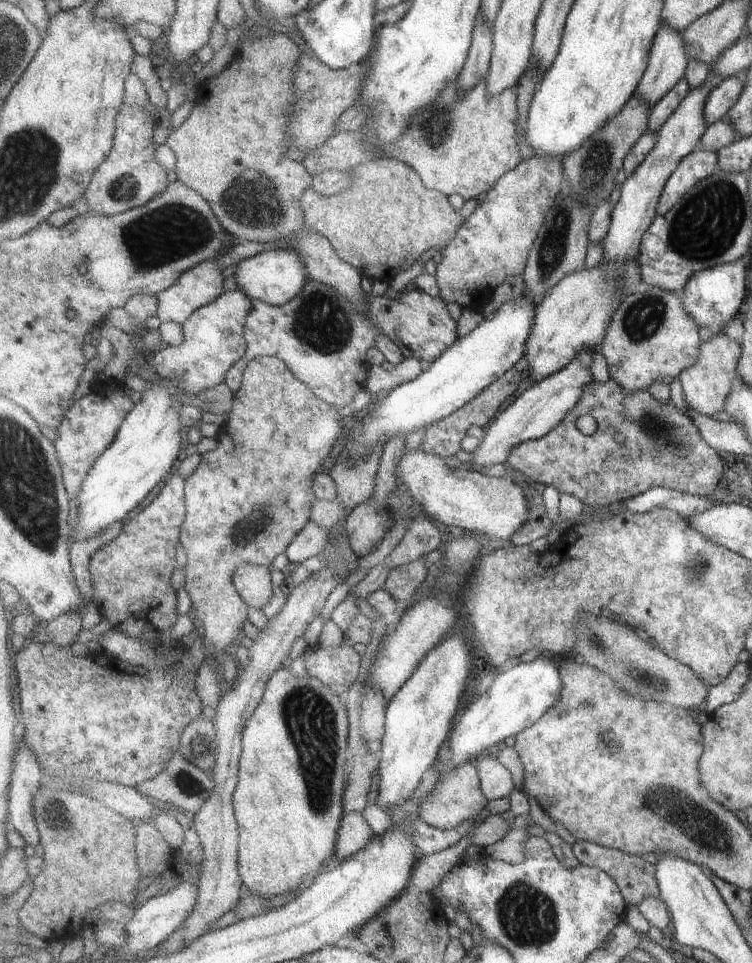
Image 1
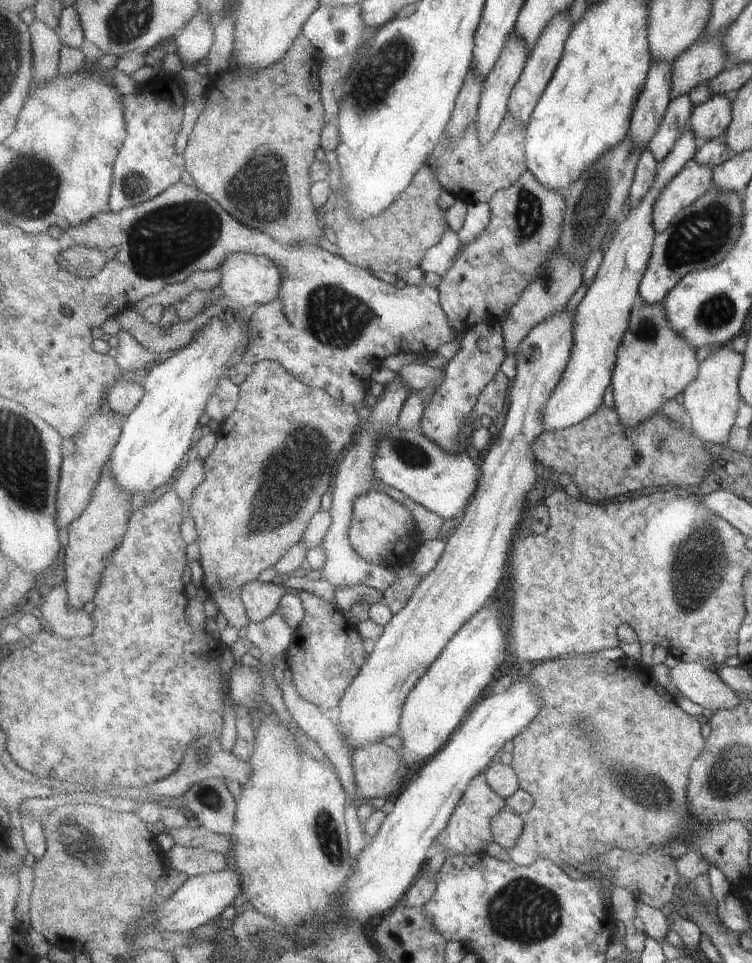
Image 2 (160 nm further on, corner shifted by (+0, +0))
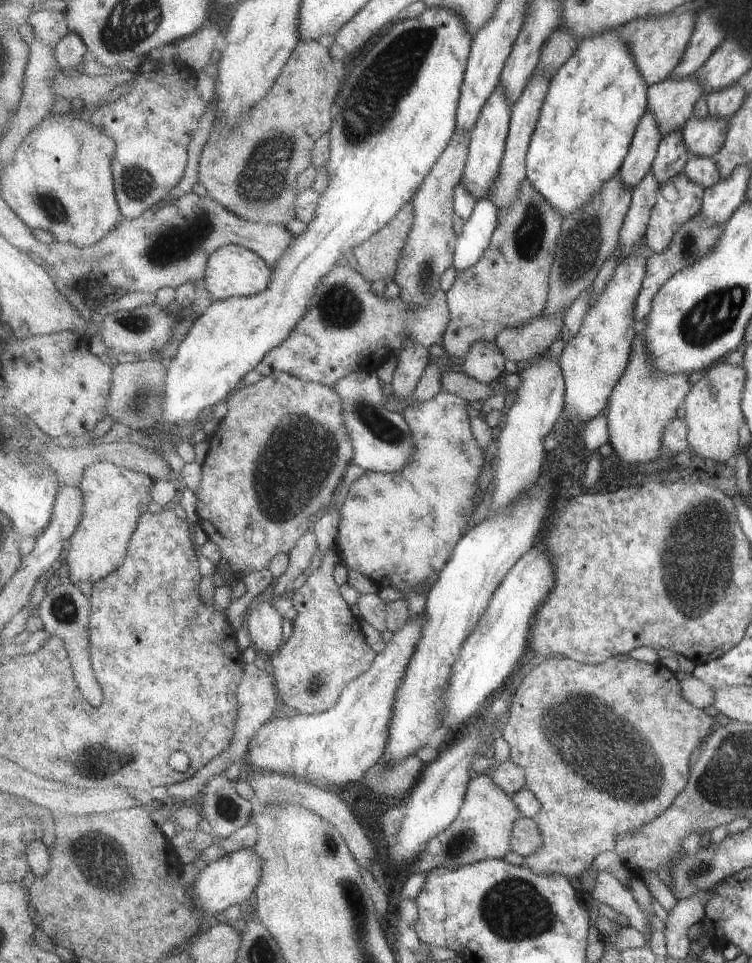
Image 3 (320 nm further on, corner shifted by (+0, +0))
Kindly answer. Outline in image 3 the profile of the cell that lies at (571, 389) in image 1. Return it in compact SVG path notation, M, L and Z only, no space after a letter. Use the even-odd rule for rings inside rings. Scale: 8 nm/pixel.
M647 246L619 263L615 278L608 289L588 310L581 330L562 351L560 365L566 380L566 403L564 418L583 419L585 422L607 410L617 384L628 368L634 342L637 337L637 322L634 310L637 297L644 285L648 270L648 258L652 250Z

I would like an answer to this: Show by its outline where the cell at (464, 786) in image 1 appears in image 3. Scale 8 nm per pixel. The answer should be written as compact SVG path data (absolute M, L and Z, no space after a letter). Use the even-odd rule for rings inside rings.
M490 771L473 776L468 782L466 797L457 820L424 846L414 863L413 874L428 874L441 867L454 871L489 859L503 860L513 851L512 832L521 817L516 802L495 782Z

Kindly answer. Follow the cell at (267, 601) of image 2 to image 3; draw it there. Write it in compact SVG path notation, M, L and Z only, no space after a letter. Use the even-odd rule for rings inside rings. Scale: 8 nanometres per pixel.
M254 602L247 611L247 630L251 642L265 656L273 657L273 652L283 646L283 616L273 608L271 602Z

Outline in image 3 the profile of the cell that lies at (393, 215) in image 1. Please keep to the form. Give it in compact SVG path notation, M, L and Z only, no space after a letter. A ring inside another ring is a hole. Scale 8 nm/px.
M411 202L387 226L377 231L363 245L353 249L361 273L370 283L386 278L393 280L413 225L414 210Z

